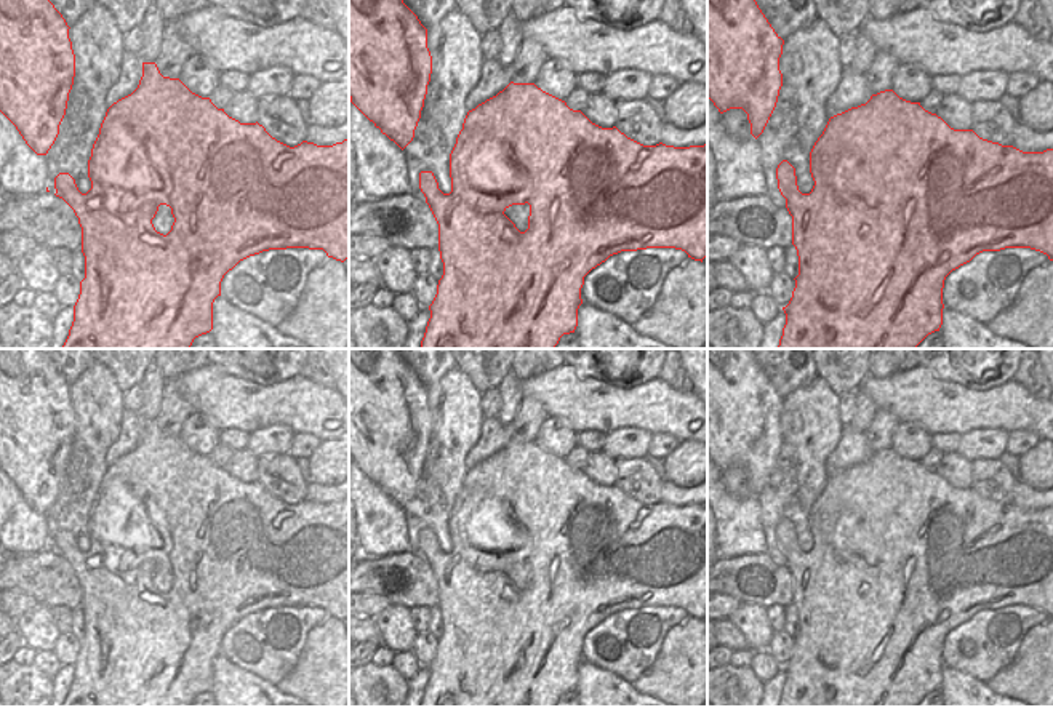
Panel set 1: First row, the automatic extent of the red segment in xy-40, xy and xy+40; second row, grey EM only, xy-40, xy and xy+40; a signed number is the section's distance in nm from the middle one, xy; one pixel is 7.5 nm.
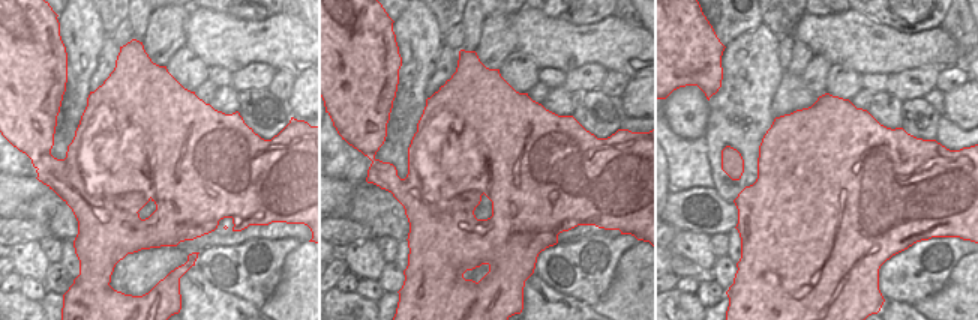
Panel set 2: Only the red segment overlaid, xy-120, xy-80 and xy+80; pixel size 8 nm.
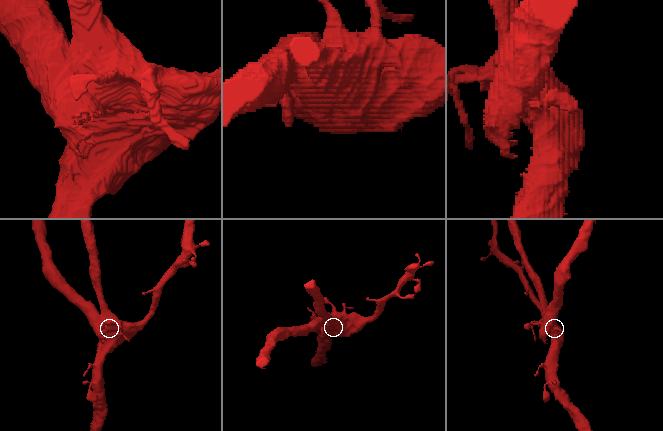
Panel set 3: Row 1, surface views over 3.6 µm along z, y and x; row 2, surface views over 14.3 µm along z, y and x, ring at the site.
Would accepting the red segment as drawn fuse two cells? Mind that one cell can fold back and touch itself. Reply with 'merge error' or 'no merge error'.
merge error

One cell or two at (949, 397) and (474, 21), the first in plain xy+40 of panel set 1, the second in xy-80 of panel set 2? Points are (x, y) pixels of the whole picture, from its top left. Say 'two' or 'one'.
two

